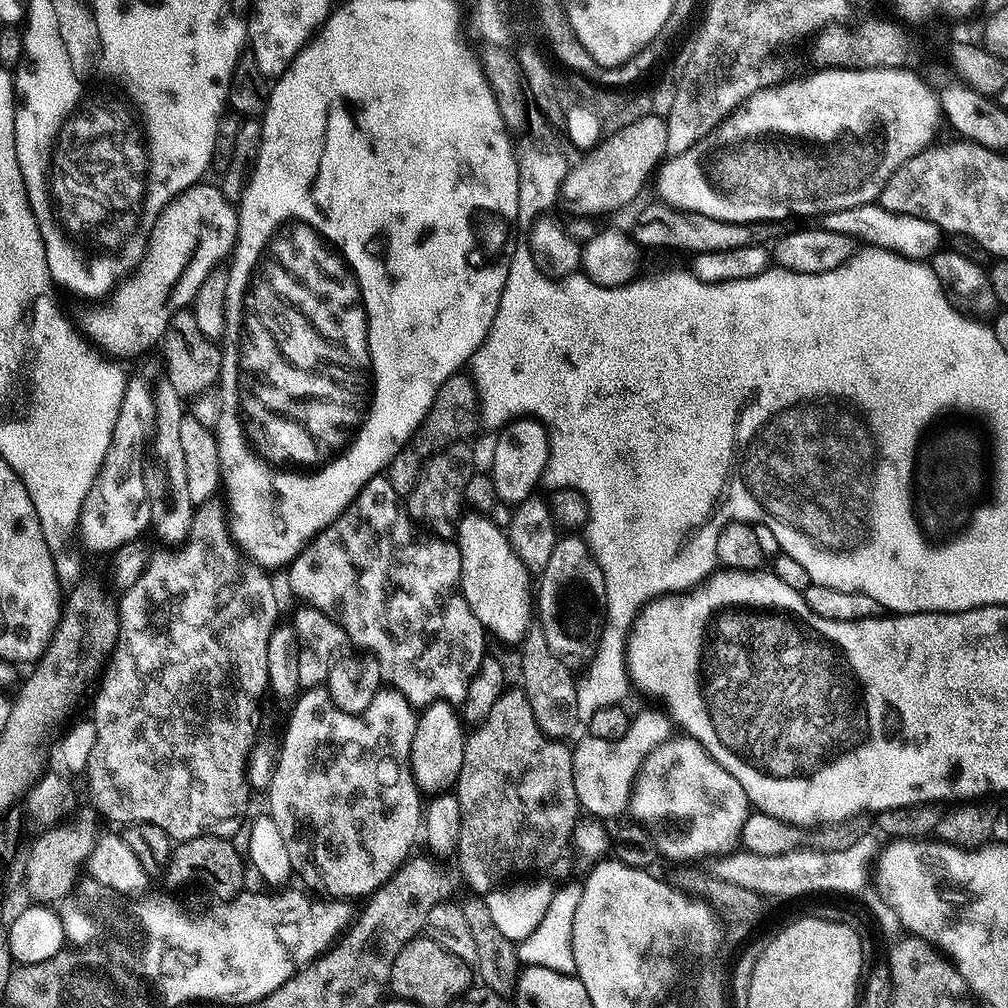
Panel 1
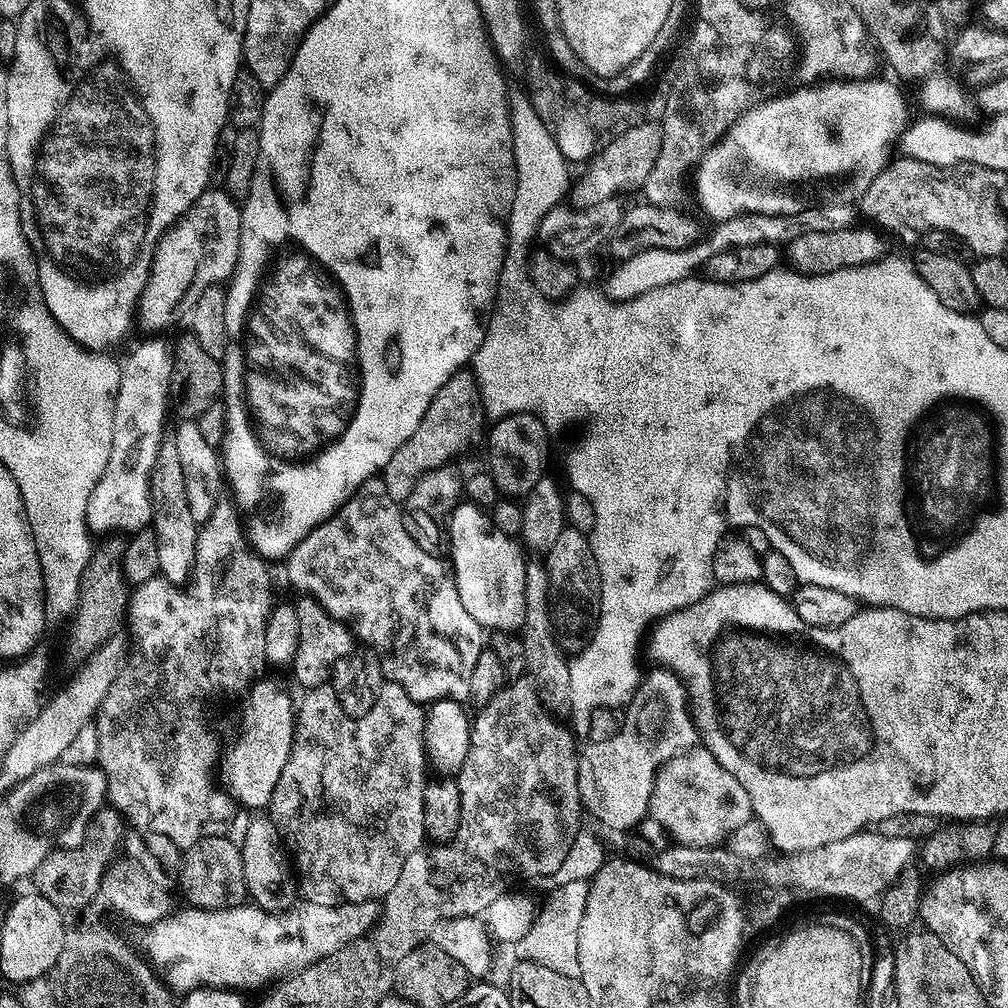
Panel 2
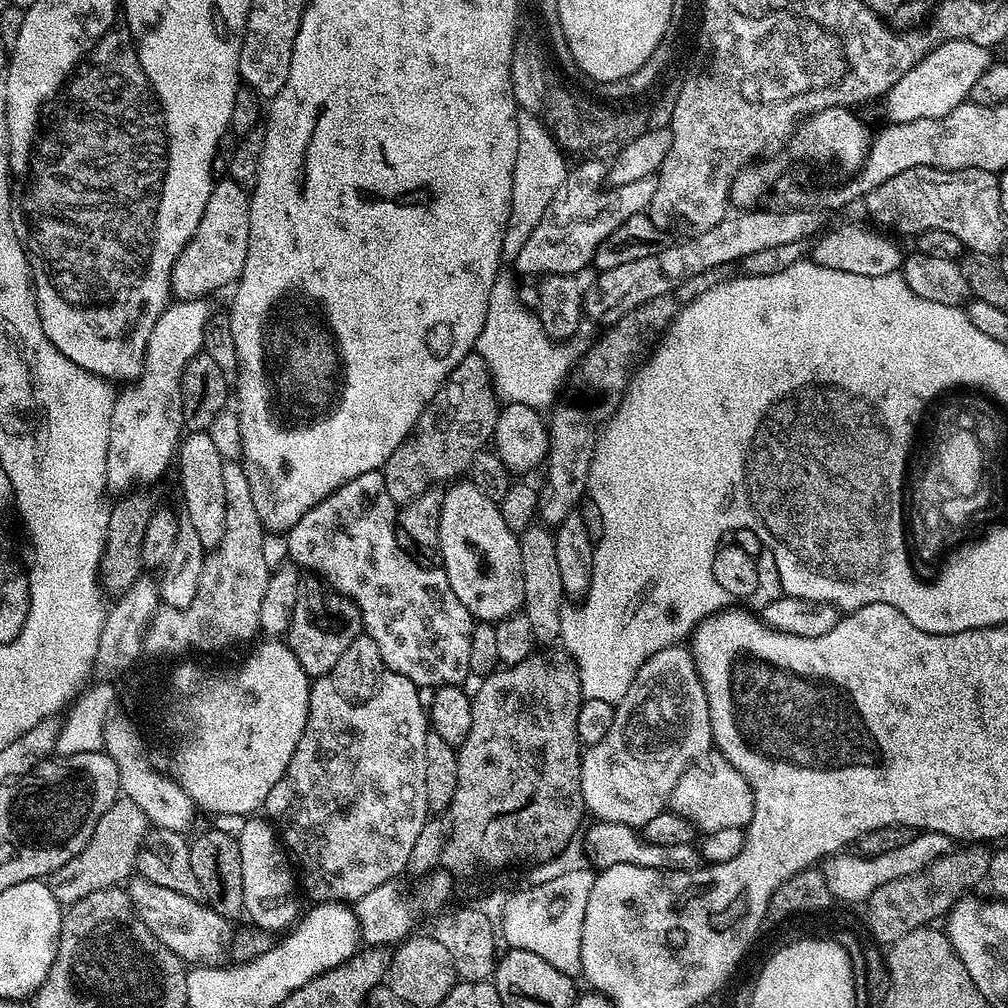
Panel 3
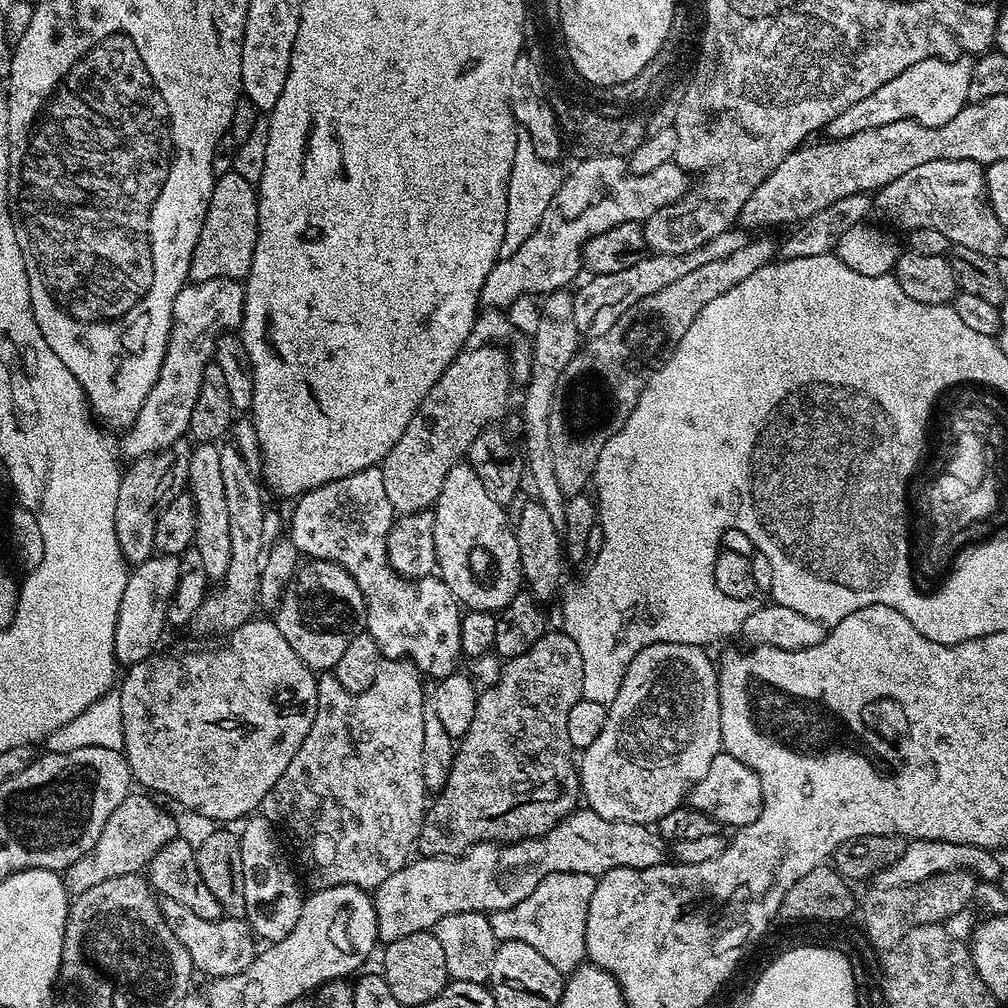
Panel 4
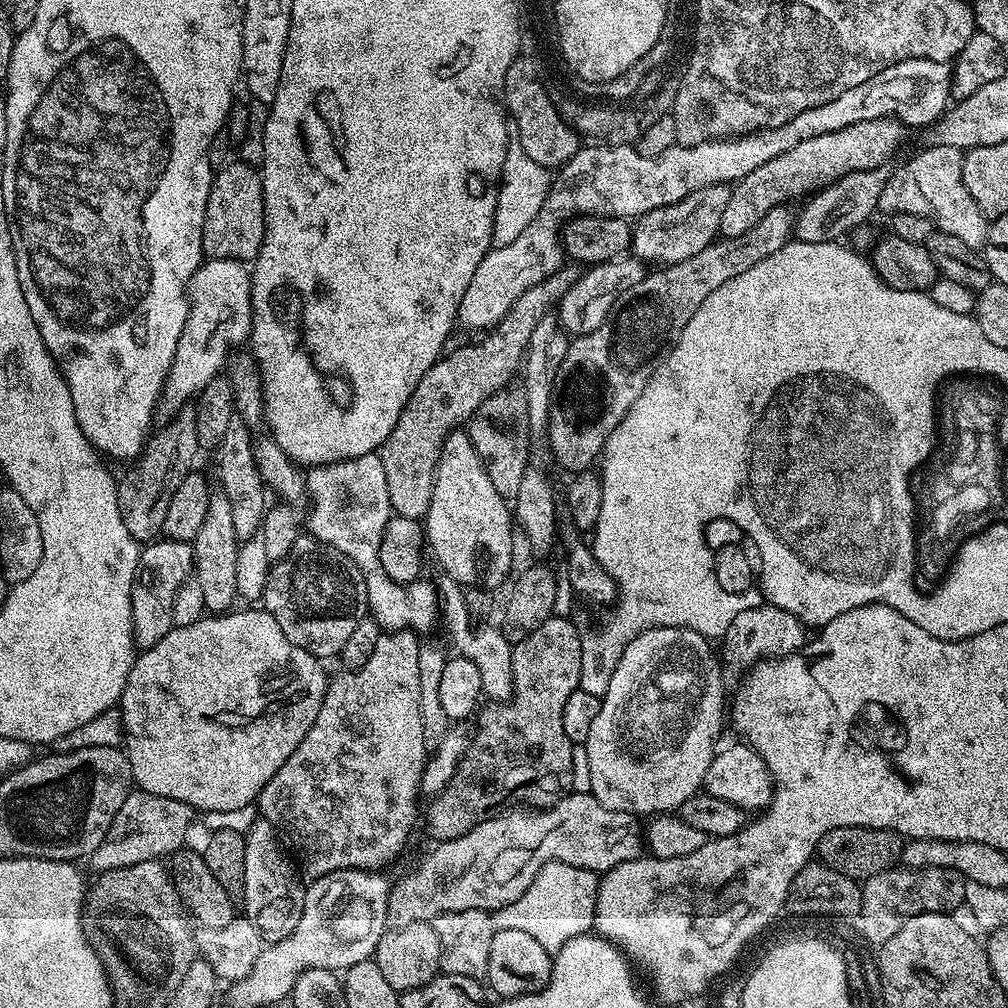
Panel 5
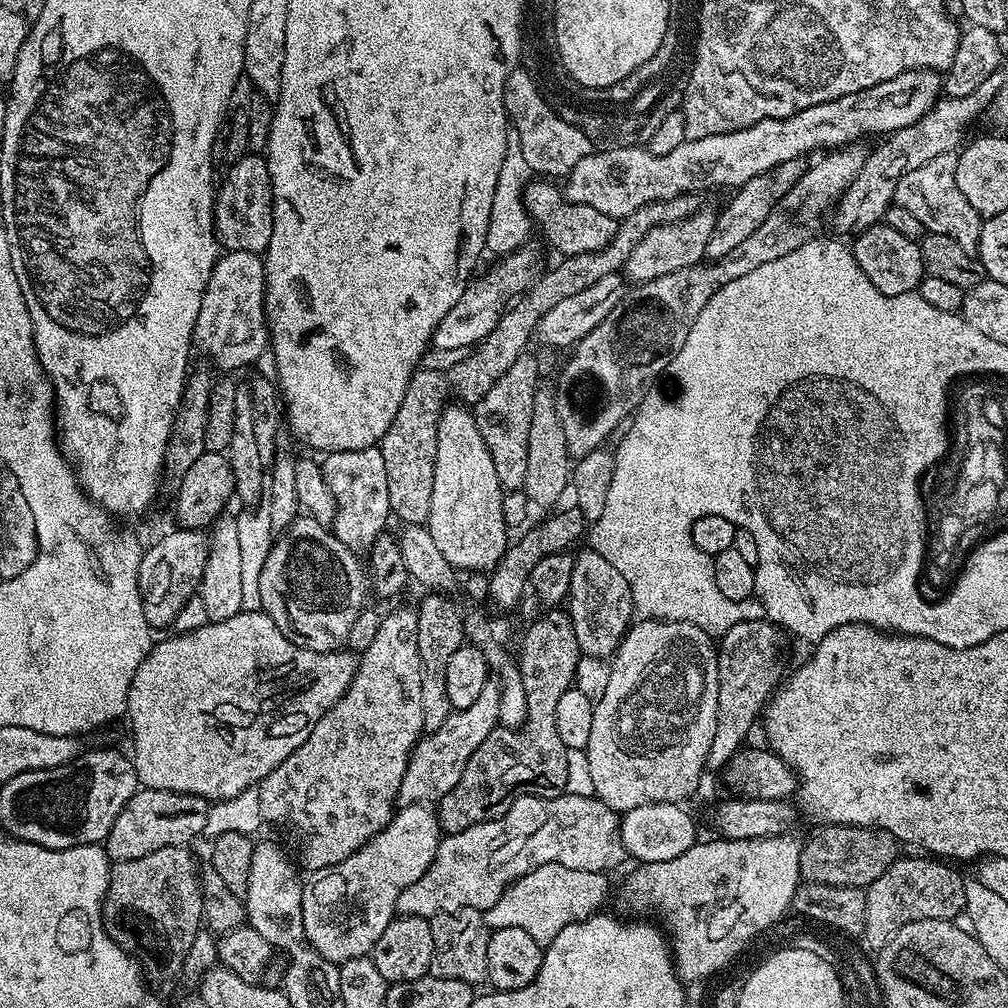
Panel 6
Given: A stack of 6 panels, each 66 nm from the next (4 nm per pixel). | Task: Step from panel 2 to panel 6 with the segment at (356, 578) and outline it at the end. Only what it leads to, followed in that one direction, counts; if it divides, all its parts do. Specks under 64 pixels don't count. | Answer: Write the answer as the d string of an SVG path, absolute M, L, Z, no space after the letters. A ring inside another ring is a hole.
M373 446L362 450L342 450L341 452L327 453L319 461L321 472L324 475L326 486L330 488L336 503L336 516L330 525L336 537L343 542L351 552L367 553L372 543L385 531L390 521L390 490L386 486L386 462L382 458L379 447Z

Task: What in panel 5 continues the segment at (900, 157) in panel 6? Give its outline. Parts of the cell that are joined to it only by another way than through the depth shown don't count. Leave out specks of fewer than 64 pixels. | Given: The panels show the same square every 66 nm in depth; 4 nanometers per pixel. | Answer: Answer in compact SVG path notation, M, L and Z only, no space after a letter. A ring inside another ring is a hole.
M871 168L846 174L836 183L809 195L804 210L797 213L794 222L795 239L802 242L839 241L853 230L867 225L872 215L877 215L886 172L884 168ZM845 235L845 236L844 236Z

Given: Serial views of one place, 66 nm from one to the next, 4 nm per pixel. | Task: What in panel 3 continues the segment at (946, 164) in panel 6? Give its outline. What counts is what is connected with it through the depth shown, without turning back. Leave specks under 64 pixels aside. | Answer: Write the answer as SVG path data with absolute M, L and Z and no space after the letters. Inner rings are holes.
M918 166L902 170L902 174L894 174L894 178L886 178L882 186L868 192L866 203L869 214L877 220L875 223L885 224L880 225L885 229L896 227L900 232L912 232L911 234L919 234L926 230L946 230L946 234L954 234L954 238L958 238L958 242L962 242L968 252L981 252L987 256L996 256L1006 244L1006 218L1000 209L1000 177L994 172L977 168L947 172L944 168Z

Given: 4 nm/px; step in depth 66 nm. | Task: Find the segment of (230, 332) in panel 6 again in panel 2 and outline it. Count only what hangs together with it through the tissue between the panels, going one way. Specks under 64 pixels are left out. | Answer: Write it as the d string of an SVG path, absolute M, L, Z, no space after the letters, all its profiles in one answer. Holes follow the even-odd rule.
M144 340L136 349L132 352L132 357L128 361L123 361L122 371L120 374L120 389L116 395L116 401L114 402L114 430L112 431L112 437L110 438L110 458L108 459L108 469L102 474L102 478L98 482L98 486L94 486L94 494L90 494L90 502L88 503L88 527L93 533L99 534L99 532L108 532L104 534L116 534L120 527L123 526L128 534L135 533L138 525L148 526L153 523L152 521L152 502L151 502L151 474L155 469L156 460L159 458L159 450L161 444L166 439L166 433L164 433L164 423L168 420L168 388L173 387L172 382L172 361L174 359L173 349L168 348L168 344L164 340Z

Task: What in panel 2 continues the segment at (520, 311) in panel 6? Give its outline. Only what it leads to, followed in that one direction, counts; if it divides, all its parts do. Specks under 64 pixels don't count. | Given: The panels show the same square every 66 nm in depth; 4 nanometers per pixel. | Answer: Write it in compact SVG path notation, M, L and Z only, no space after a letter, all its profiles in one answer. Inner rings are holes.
M461 370L440 387L438 394L430 402L422 422L418 422L418 430L394 450L394 458L386 462L382 479L386 482L386 490L390 498L402 502L414 490L414 486L426 474L435 468L443 468L459 452L467 450L471 444L476 444L486 432L486 417L484 402L480 397L480 387L471 371Z

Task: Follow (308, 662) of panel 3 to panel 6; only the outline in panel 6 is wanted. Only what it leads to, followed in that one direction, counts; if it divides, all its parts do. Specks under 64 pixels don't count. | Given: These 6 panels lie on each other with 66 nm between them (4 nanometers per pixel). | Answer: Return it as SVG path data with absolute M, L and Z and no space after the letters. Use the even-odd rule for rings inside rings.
M307 514L297 515L296 519L284 531L275 537L266 566L262 566L258 578L258 590L262 594L260 607L298 646L315 652L335 652L347 645L347 635L361 611L366 608L366 568L361 557L351 552L336 537L331 527L319 524L314 517Z

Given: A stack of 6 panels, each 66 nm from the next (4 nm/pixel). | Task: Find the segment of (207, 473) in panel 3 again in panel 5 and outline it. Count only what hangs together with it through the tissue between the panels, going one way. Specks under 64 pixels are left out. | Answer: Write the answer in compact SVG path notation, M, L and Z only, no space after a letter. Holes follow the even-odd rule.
M223 491L212 492L210 506L206 506L206 518L202 530L198 530L192 549L194 580L200 586L205 609L212 614L223 614L237 603L238 597L238 550L241 541L234 530L232 502L224 497Z

